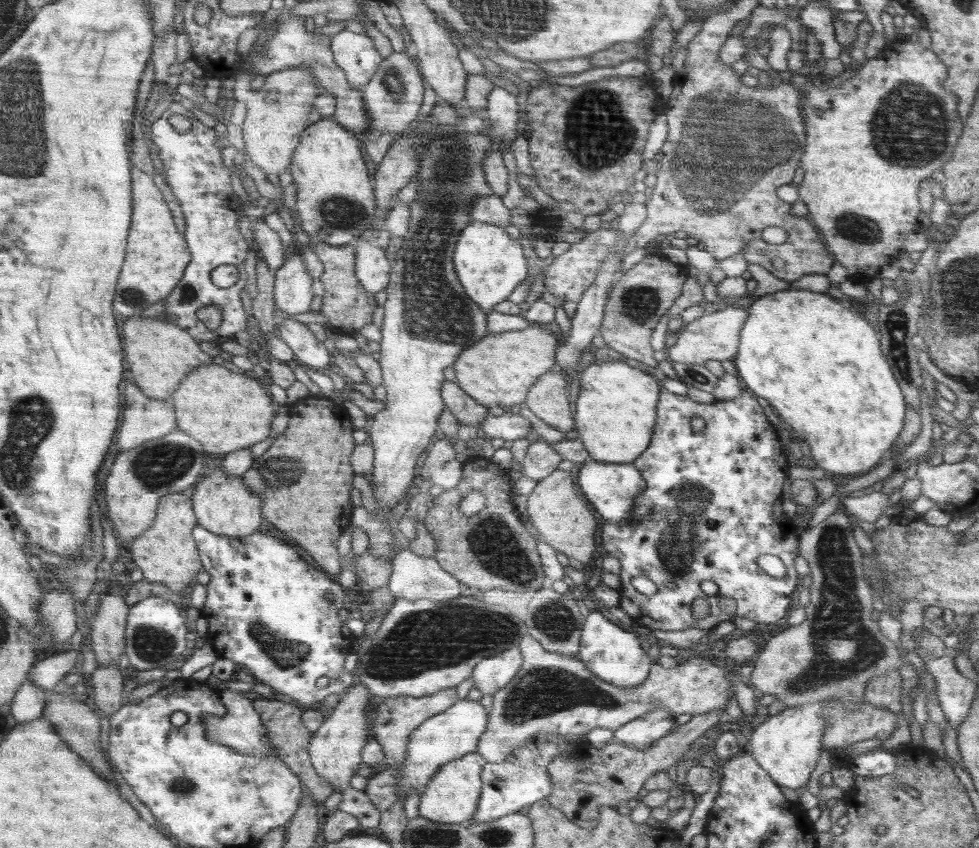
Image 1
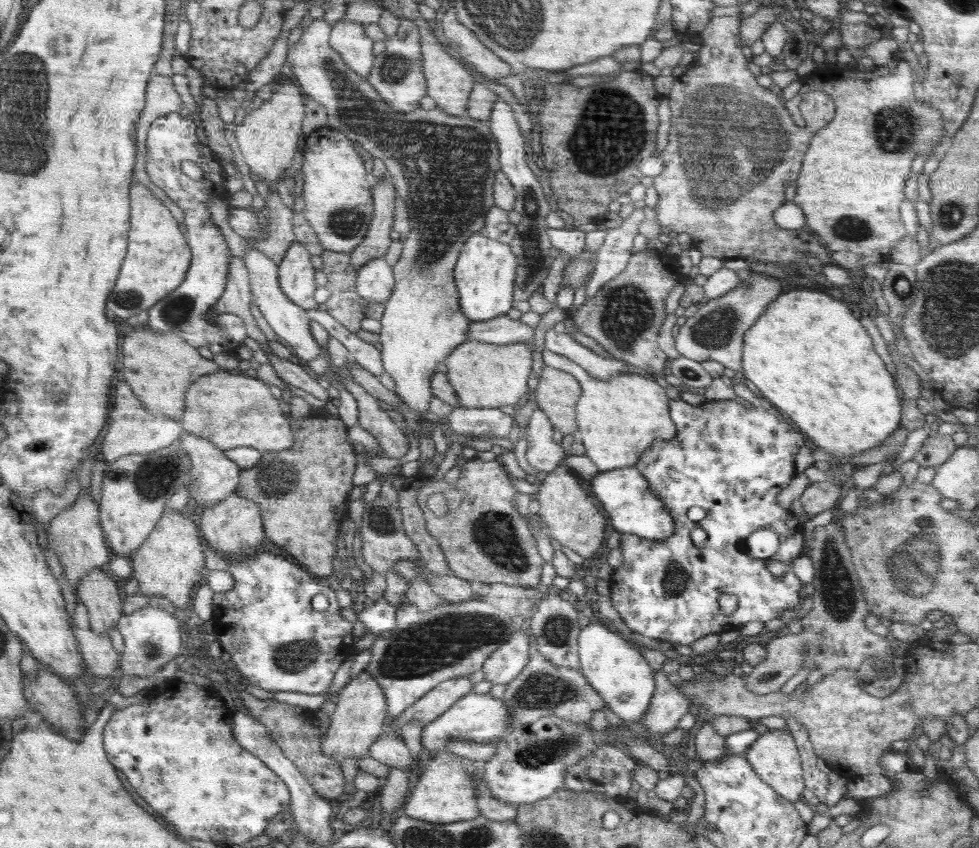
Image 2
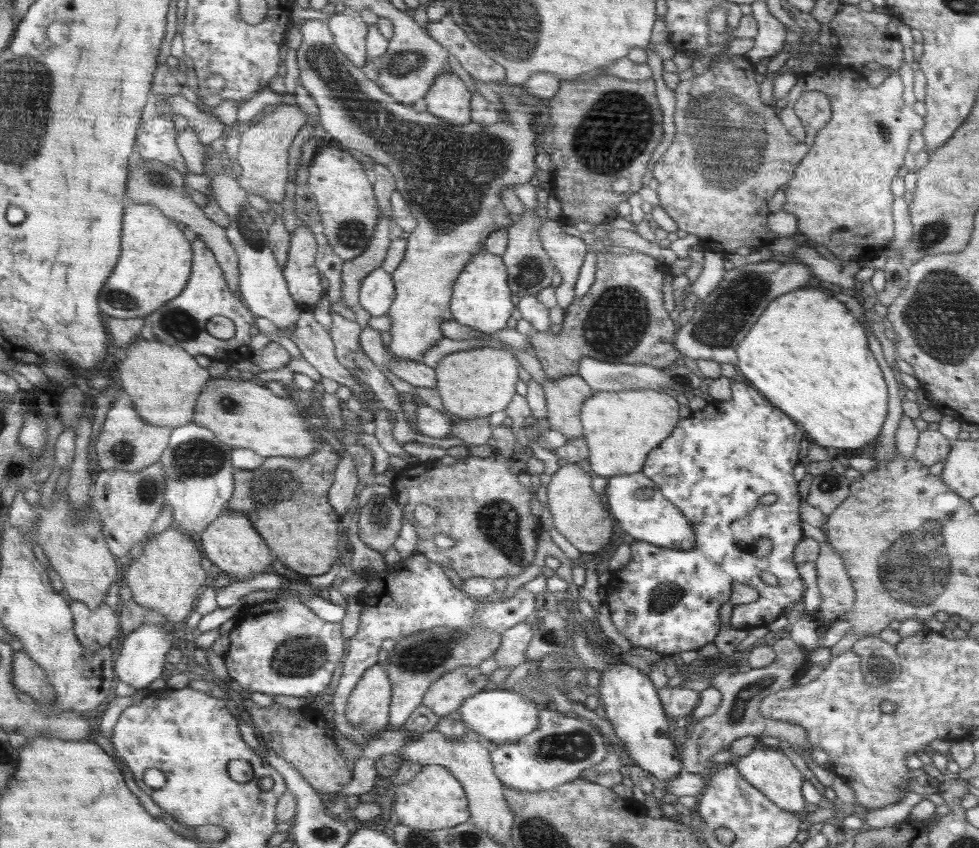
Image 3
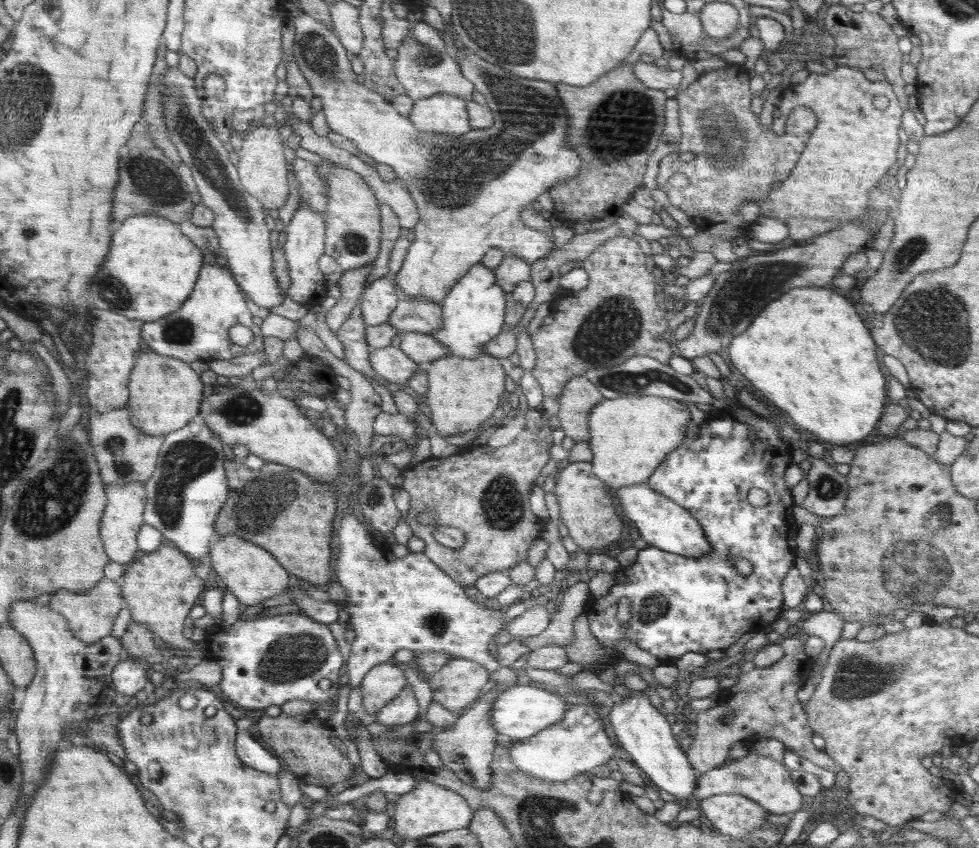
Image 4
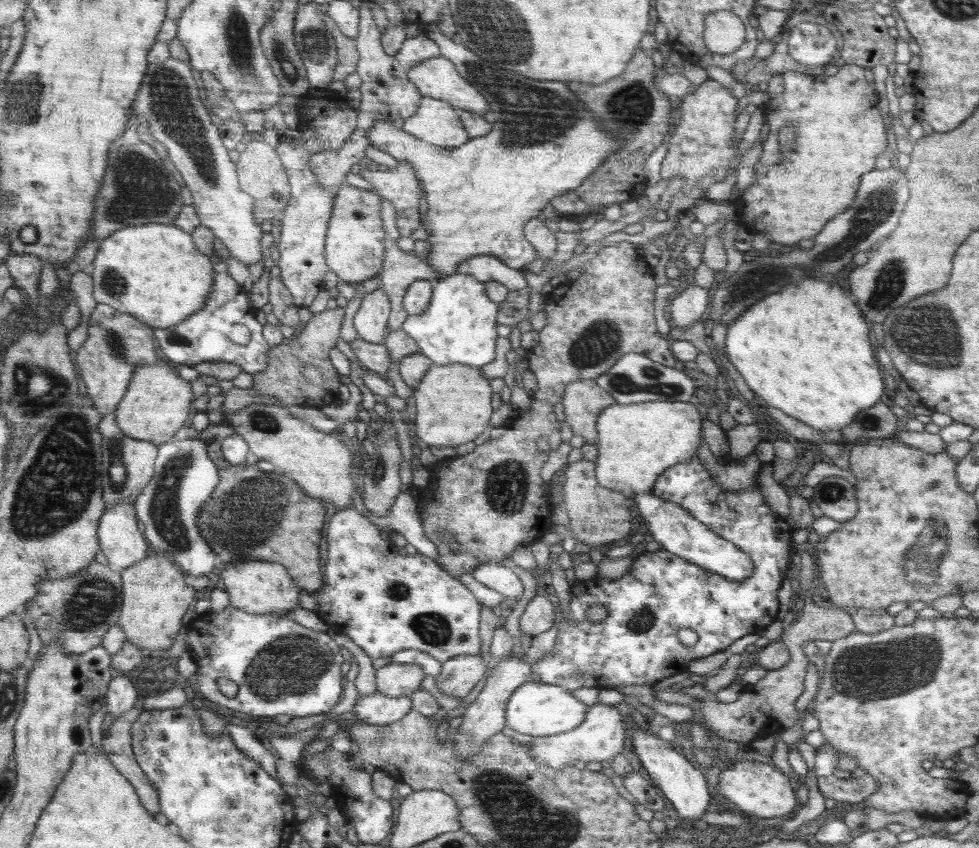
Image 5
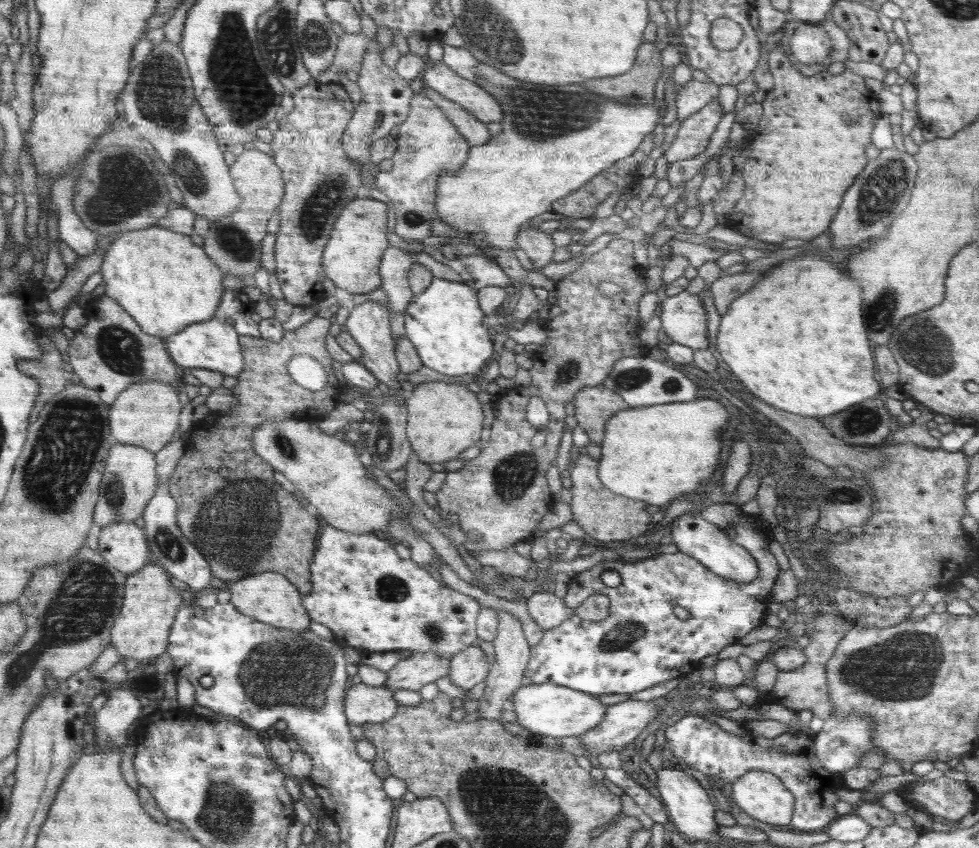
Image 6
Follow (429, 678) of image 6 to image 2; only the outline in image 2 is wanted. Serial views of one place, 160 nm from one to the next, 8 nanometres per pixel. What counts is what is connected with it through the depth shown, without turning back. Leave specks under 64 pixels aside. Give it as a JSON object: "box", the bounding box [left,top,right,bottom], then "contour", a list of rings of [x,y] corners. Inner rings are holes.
{"box":[321,670,387,765],"contour":[[[367,670],[348,681],[338,693],[336,712],[331,716],[328,731],[323,736],[321,751],[341,765],[346,758],[366,757],[376,738],[382,736],[380,732],[386,720],[387,700],[384,700],[382,685]]]}

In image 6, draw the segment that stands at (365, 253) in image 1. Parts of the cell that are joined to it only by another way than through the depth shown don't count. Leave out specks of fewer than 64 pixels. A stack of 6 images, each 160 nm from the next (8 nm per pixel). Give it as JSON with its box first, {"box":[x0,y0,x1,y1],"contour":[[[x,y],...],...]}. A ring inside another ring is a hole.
{"box":[345,301,401,393],"contour":[[[366,301],[355,306],[345,322],[347,331],[360,345],[362,356],[358,362],[364,365],[376,378],[384,382],[391,393],[396,393],[401,386],[396,381],[399,373],[399,364],[395,357],[395,339],[389,323],[389,310],[385,304],[376,301]]]}

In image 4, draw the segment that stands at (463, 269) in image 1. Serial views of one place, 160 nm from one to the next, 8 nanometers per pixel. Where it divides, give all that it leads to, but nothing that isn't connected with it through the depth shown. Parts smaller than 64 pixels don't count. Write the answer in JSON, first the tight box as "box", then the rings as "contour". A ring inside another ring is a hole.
{"box":[430,262,506,359],"contour":[[[482,262],[471,266],[471,269],[450,289],[440,304],[443,326],[436,332],[430,332],[430,335],[439,340],[443,347],[449,348],[447,356],[473,359],[490,355],[483,350],[483,346],[498,337],[502,330],[504,312],[506,312],[506,300],[502,289],[496,280],[495,271]]]}

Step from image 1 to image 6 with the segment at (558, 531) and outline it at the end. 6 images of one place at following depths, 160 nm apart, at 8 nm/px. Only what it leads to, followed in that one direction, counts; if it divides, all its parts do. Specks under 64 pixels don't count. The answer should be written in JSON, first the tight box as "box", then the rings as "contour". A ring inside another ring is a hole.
{"box":[570,455,650,543],"contour":[[[580,455],[572,468],[570,509],[572,509],[574,522],[577,522],[585,534],[604,543],[612,540],[628,540],[632,536],[645,536],[644,532],[648,530],[650,524],[650,514],[644,510],[644,502],[608,490],[599,479],[598,471],[598,462],[587,455]]]}

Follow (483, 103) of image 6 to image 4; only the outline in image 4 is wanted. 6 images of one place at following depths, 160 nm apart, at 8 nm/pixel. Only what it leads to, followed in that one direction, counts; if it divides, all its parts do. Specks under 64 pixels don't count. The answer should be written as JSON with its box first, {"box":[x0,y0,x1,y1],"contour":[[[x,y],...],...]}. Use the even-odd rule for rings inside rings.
{"box":[392,35,475,102],"contour":[[[410,35],[401,40],[397,48],[397,55],[392,59],[394,74],[412,101],[421,101],[424,98],[436,96],[436,94],[450,94],[466,102],[472,100],[475,92],[474,84],[463,75],[459,64],[447,52],[441,53],[423,45]]]}

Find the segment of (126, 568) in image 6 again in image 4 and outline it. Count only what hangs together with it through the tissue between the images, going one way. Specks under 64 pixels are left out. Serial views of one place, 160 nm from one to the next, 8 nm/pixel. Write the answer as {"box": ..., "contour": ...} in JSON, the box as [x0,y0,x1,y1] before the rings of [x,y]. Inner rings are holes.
{"box":[100,482,147,567],"contour":[[[129,482],[109,484],[107,490],[107,509],[103,514],[100,534],[102,535],[103,545],[106,547],[107,555],[111,562],[115,562],[125,567],[132,564],[132,560],[138,554],[136,546],[136,534],[142,526],[142,514],[147,505],[147,490],[143,482]]]}

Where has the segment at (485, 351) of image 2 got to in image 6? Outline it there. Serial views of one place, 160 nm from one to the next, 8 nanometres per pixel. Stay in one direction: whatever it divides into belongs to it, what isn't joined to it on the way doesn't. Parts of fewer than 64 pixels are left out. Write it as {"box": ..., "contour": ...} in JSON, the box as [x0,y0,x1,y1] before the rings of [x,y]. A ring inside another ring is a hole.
{"box":[406,381,482,464],"contour":[[[430,381],[420,383],[406,398],[406,438],[410,442],[412,455],[422,464],[444,464],[458,460],[459,454],[478,444],[482,430],[482,406],[476,393],[466,385],[452,382]]]}

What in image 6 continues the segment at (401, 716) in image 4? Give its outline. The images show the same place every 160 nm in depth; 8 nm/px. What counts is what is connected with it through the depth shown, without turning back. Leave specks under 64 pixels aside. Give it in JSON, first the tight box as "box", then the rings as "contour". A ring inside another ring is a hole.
{"box":[344,682,400,725],"contour":[[[360,682],[350,684],[344,706],[347,707],[348,722],[366,725],[390,720],[398,713],[400,704],[388,687]]]}

